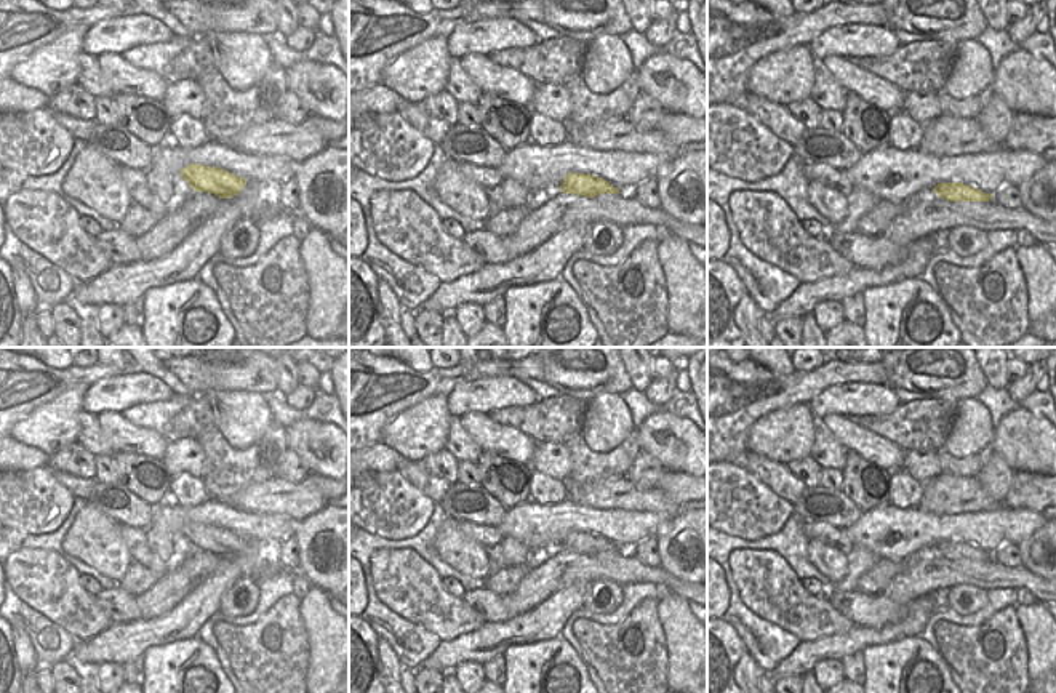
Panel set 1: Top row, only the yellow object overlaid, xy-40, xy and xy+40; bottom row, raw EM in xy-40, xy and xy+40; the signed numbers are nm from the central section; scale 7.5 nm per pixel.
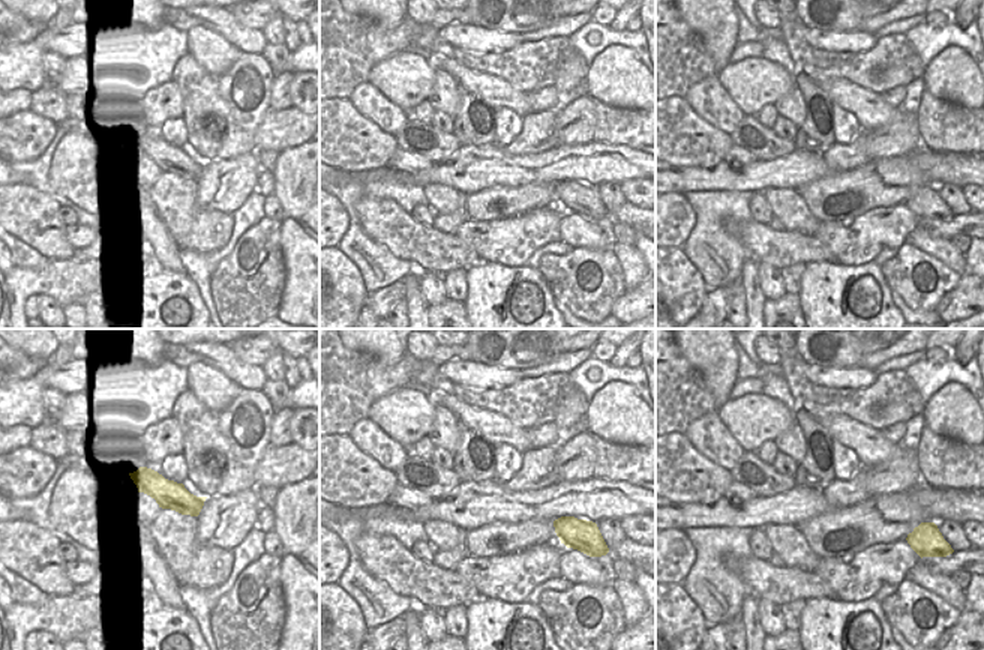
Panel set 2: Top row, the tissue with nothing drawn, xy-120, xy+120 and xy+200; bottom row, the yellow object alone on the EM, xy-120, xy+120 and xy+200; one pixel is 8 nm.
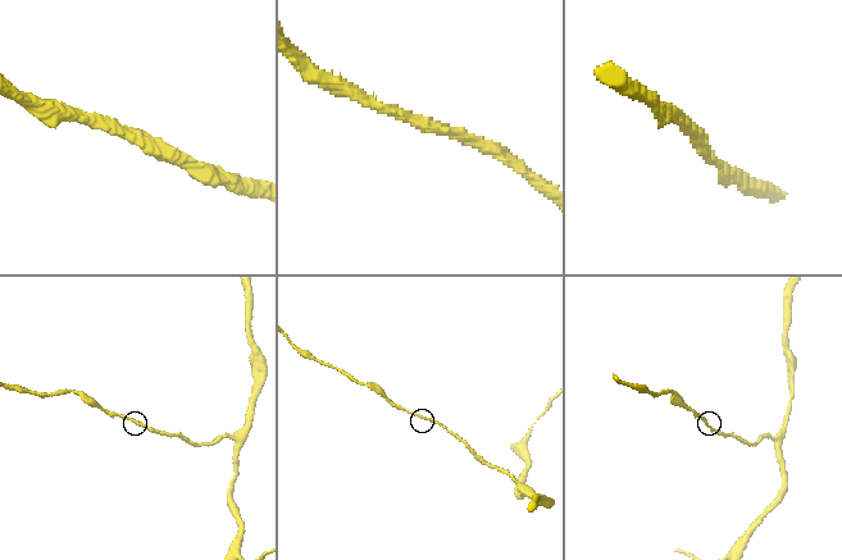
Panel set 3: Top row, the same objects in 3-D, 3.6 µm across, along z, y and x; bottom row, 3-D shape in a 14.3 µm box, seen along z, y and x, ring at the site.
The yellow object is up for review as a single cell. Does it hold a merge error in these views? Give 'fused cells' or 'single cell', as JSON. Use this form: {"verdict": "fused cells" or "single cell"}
{"verdict": "single cell"}

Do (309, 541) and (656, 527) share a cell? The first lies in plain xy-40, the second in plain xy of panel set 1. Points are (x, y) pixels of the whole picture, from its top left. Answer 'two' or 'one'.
two

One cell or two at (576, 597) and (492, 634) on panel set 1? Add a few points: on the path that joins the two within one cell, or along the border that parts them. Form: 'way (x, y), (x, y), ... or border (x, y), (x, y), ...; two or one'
way (556, 610), (543, 623), (512, 631); one

